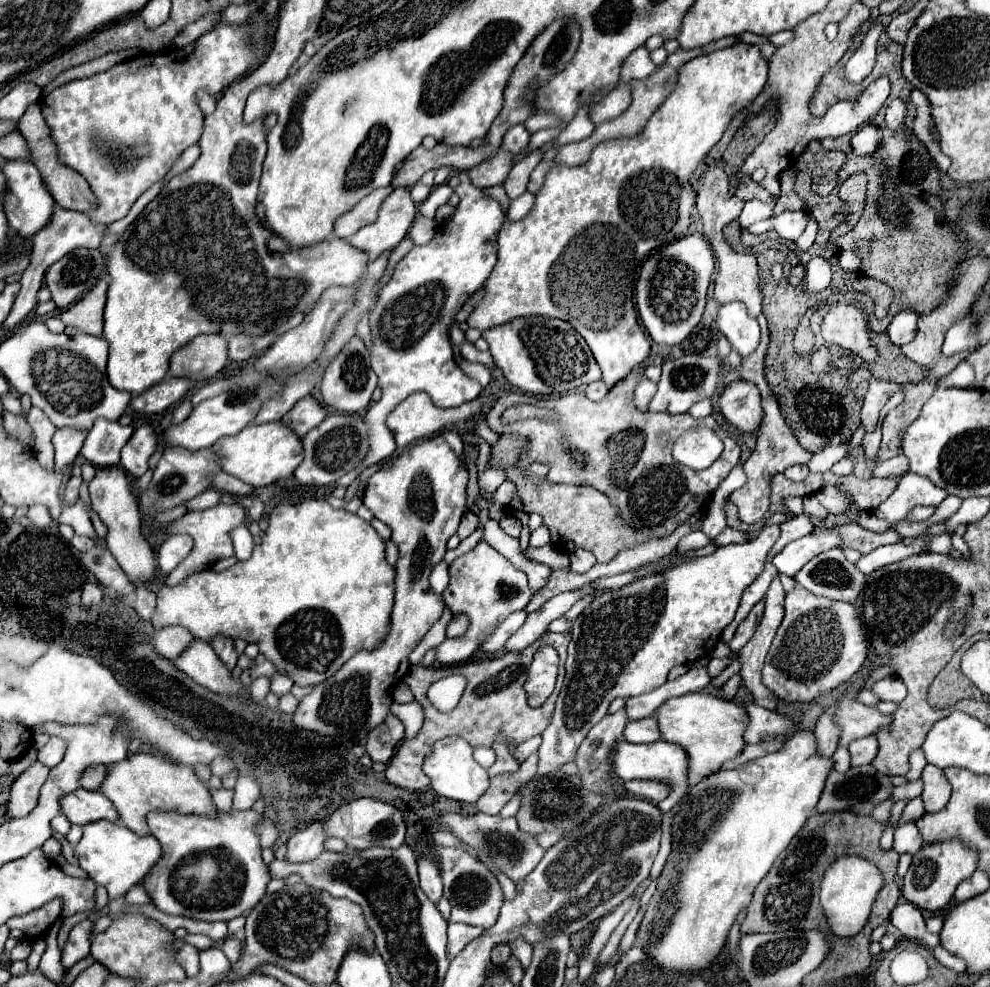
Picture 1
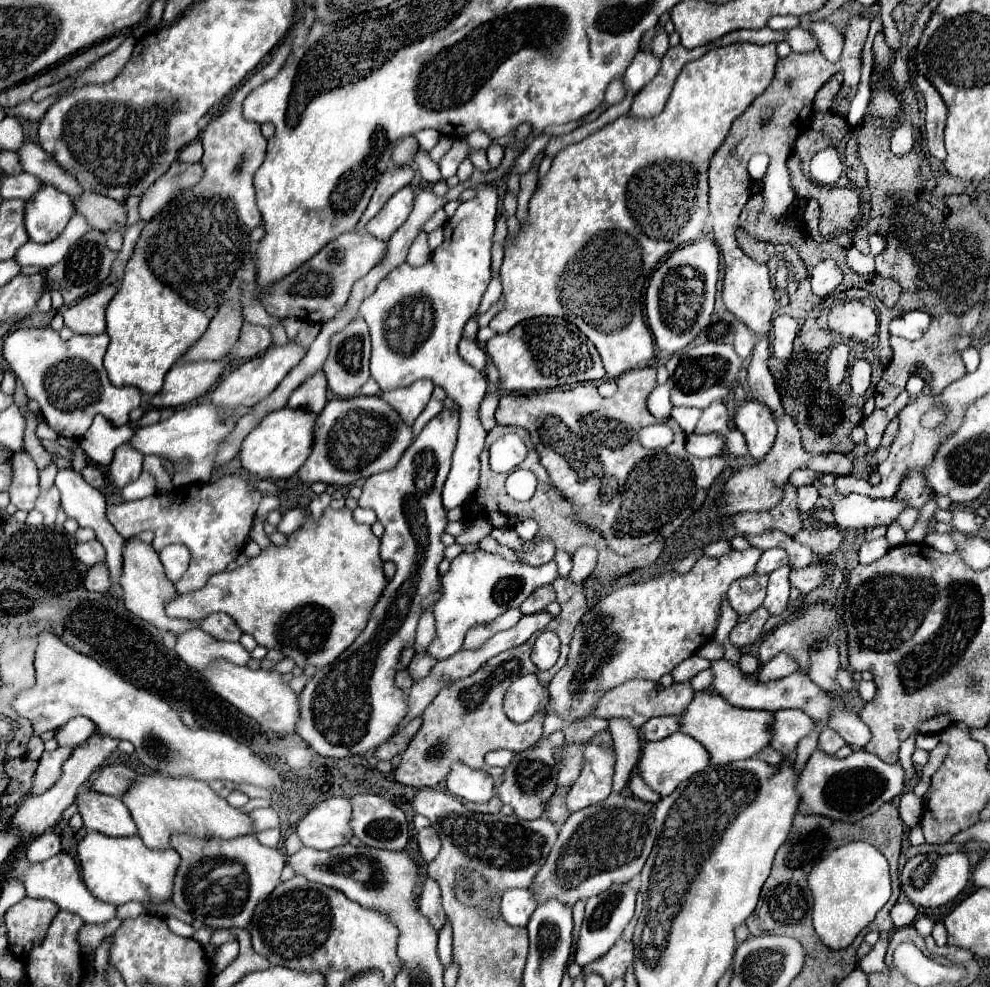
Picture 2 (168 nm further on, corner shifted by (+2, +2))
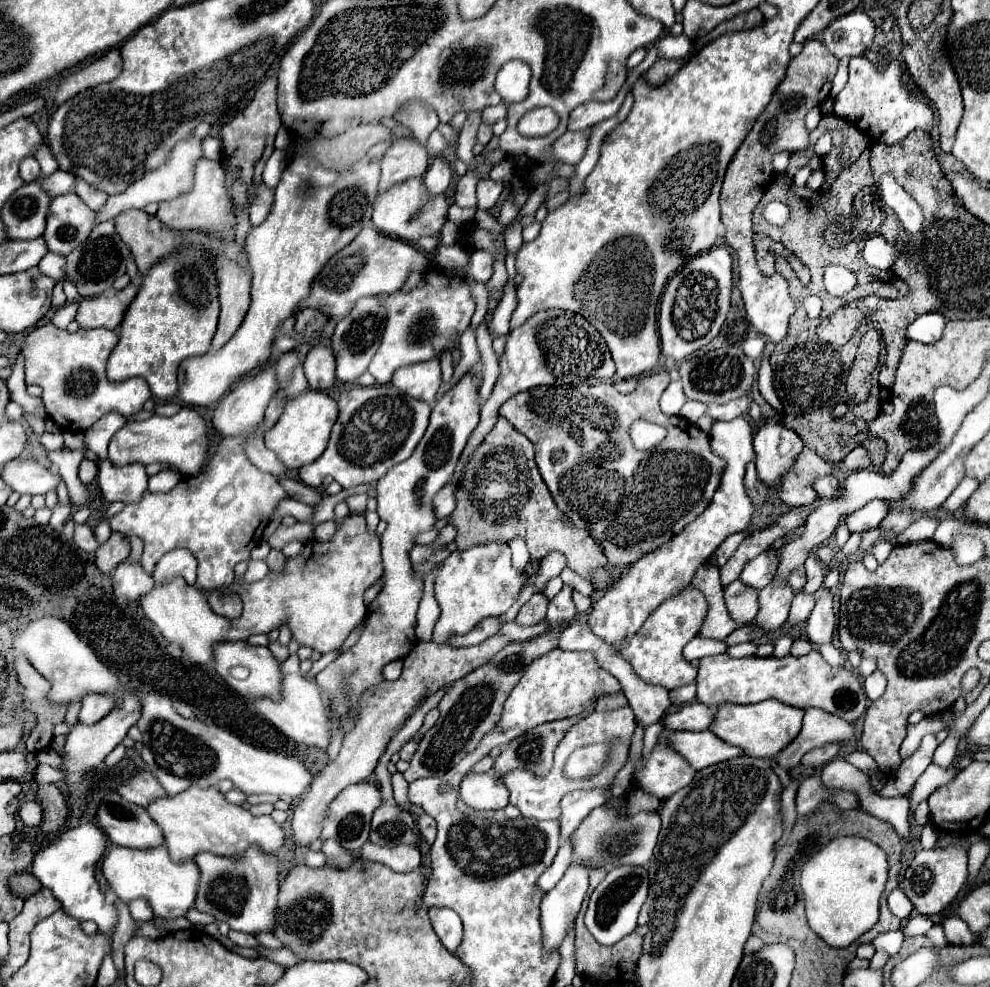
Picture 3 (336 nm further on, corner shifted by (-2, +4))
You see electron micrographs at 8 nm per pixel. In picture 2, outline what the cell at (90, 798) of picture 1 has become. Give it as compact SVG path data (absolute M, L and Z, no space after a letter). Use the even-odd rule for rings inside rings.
M95 790L83 792L79 796L79 812L87 830L95 830L113 838L137 834L131 812L115 796L99 794Z

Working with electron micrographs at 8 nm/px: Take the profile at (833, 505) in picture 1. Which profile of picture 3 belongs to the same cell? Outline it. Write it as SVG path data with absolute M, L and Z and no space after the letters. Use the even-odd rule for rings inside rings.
M871 500L861 510L849 514L845 518L845 524L849 526L851 532L865 532L871 528L879 528L879 524L887 516L887 512L889 512L887 500Z

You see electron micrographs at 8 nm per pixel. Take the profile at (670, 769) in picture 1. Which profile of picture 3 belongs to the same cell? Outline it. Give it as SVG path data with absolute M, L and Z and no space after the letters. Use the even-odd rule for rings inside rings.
M709 730L705 732L673 732L667 738L667 746L671 746L677 754L683 754L693 770L707 768L711 764L735 758L741 754L739 748L727 746Z

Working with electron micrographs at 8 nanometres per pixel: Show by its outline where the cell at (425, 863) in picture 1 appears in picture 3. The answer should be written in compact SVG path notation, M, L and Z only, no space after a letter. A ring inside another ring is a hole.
M439 906L429 908L429 918L441 944L449 952L455 952L457 946L461 944L461 934L463 934L461 918L451 908L439 908Z

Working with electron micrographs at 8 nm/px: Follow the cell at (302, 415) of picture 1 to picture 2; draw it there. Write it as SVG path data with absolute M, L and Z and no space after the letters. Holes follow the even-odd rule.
M319 370L313 376L309 376L299 388L295 388L295 392L289 398L289 406L291 408L307 408L315 414L319 414L323 410L327 402L327 378L325 372Z

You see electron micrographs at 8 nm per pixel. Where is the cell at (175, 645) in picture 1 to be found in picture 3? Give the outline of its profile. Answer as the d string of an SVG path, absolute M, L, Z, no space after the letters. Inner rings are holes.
M217 642L213 646L213 664L215 664L215 672L241 696L279 698L281 672L279 672L279 662L271 656L269 648L251 646L247 642ZM241 668L243 668L243 672L233 672L233 670L241 670Z

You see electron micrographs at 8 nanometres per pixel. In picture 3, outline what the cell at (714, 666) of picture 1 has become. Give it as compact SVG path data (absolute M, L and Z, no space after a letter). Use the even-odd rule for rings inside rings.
M691 682L691 684L687 684L687 686L681 686L681 688L671 690L669 696L671 696L671 702L673 702L673 704L683 706L683 704L695 700L695 692L697 692L697 684Z

